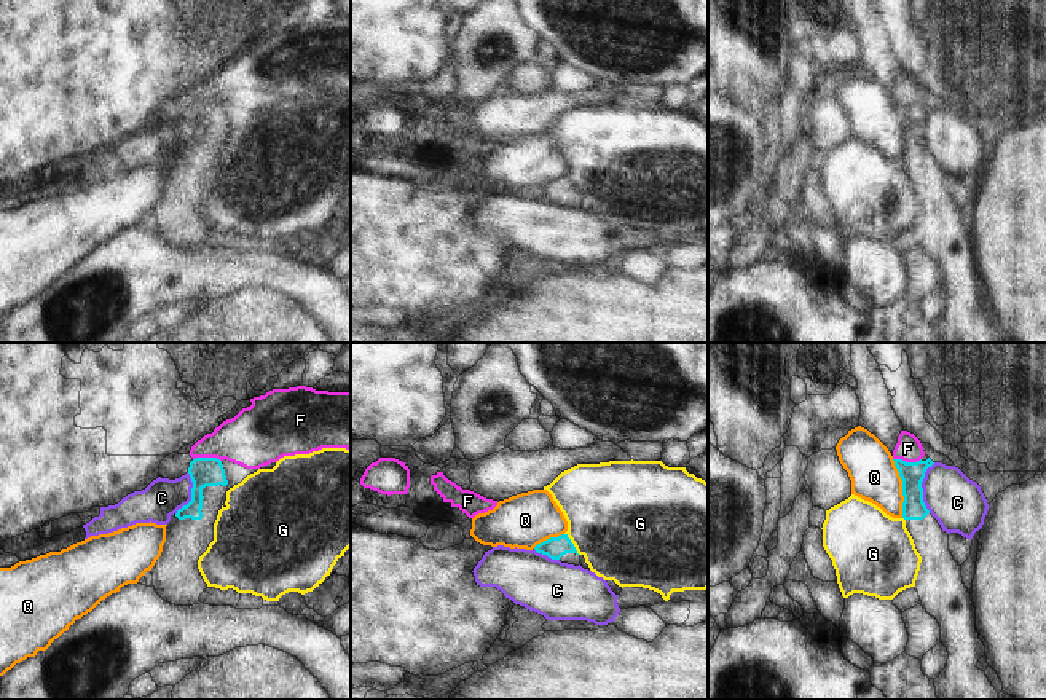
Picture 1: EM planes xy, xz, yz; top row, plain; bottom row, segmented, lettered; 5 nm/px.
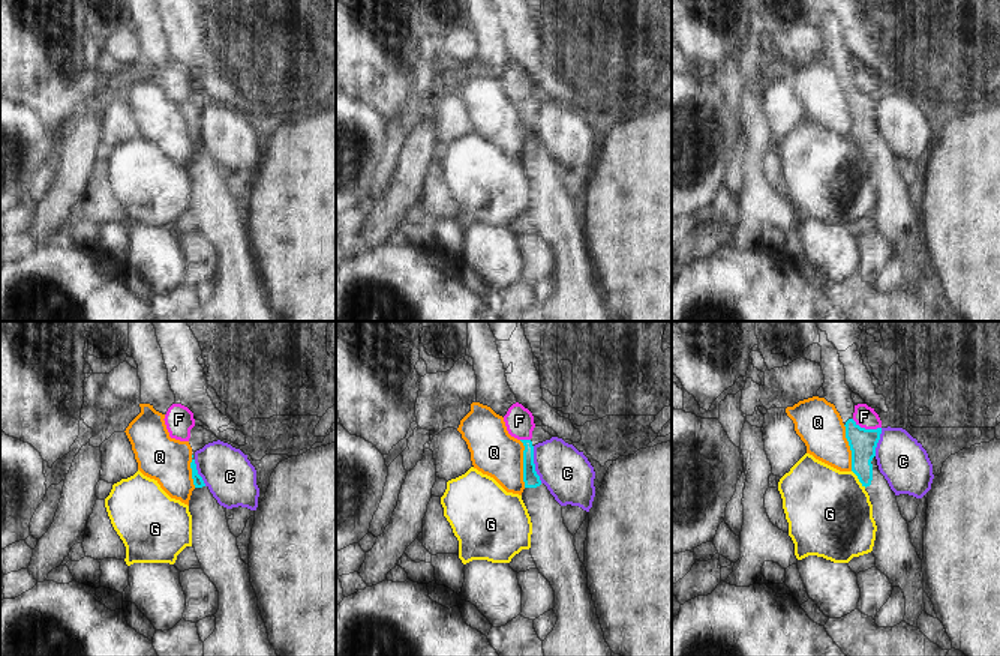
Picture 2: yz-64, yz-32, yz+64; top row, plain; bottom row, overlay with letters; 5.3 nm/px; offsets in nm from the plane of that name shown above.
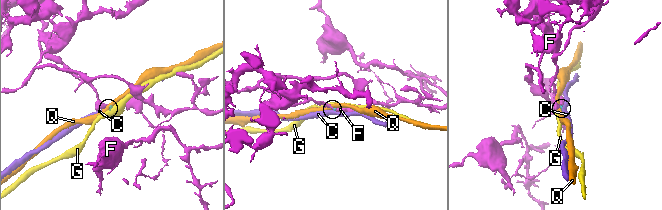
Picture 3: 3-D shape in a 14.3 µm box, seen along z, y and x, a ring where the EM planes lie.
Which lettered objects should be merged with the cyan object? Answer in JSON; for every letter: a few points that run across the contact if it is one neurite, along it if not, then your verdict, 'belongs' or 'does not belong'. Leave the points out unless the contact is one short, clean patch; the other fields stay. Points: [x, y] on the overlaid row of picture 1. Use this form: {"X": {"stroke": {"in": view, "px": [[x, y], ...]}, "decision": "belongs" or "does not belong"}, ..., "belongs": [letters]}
{"C": {"stroke": {"in": "yz", "px": [[935, 463], [927, 469], [922, 482], [922, 501], [928, 512]]}, "decision": "does not belong"}, "F": {"stroke": {"in": "xy", "px": [[193, 458], [217, 458], [220, 461]]}, "decision": "does not belong"}, "G": {"stroke": {"in": "xz", "px": [[565, 533], [579, 554]]}, "decision": "does not belong"}, "Q": {"stroke": {"in": "yz", "px": [[892, 460], [901, 480], [903, 517]]}, "decision": "does not belong"}, "belongs": []}

